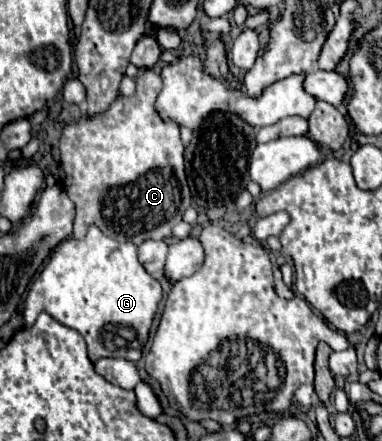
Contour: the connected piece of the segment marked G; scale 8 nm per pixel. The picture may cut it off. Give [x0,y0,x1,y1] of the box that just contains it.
[24,226,160,362]

